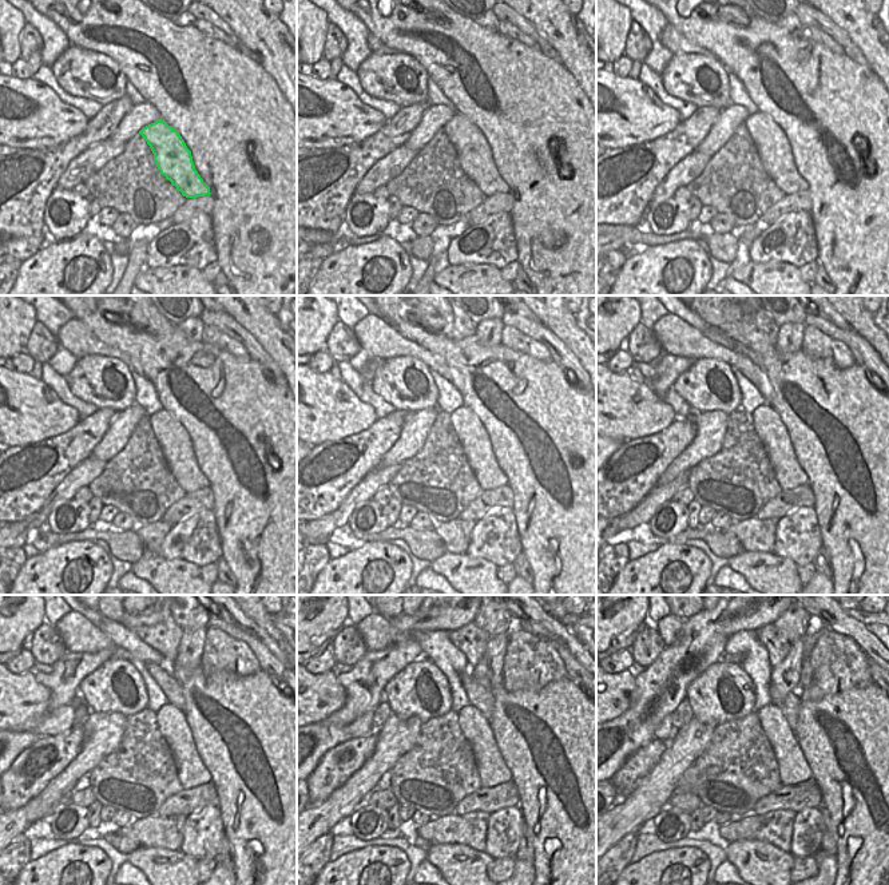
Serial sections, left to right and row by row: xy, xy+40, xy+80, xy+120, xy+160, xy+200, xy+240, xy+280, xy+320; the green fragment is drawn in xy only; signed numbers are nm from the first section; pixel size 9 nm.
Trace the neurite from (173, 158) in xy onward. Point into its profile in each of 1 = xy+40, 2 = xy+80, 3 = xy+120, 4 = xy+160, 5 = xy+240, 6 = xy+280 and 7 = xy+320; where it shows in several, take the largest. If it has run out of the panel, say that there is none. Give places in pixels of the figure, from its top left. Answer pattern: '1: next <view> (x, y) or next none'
1: next xy+40 (475, 158)
2: next xy+80 (774, 151)
3: next xy+120 (175, 444)
4: next xy+160 (468, 428)
5: next xy+240 (191, 773)
6: next xy+280 (492, 770)
7: next xy+320 (793, 768)

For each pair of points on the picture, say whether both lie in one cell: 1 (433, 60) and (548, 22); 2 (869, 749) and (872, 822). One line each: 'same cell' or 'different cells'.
1: different cells
2: same cell

